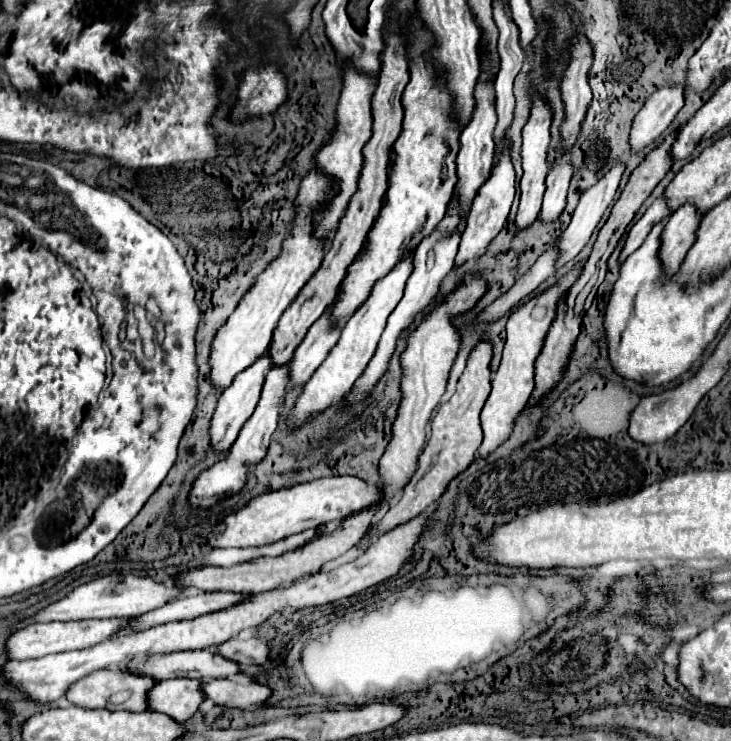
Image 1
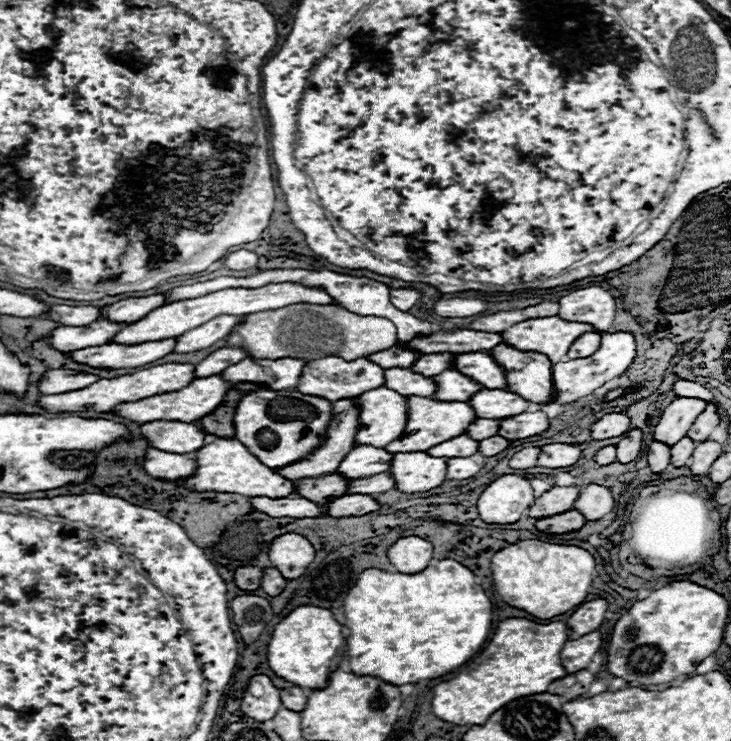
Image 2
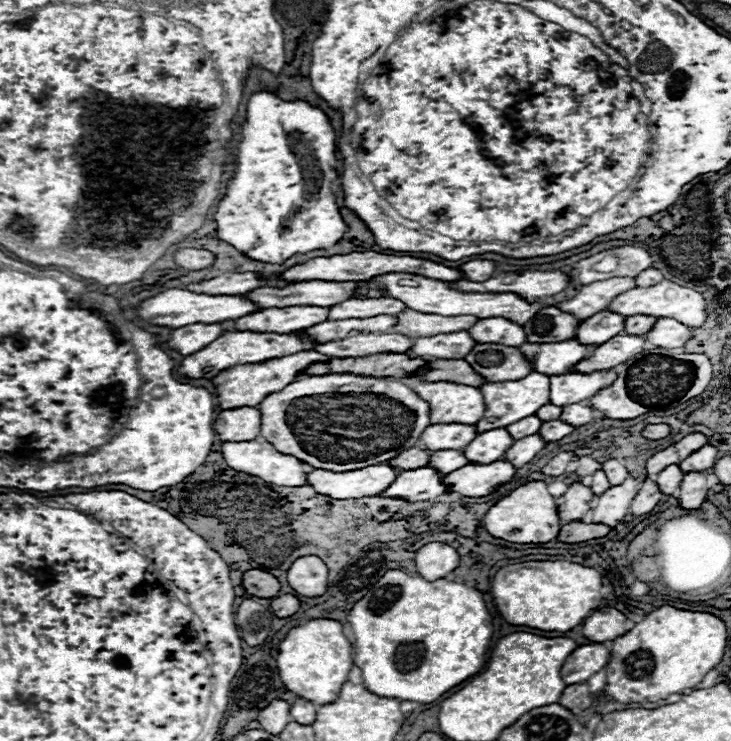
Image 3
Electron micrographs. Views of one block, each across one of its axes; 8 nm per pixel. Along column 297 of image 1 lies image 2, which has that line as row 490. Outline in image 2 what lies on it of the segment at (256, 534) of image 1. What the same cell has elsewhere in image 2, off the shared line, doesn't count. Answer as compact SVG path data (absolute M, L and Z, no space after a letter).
M504 474L482 492L476 508L486 524L514 524L534 500L536 496L530 480L516 474Z

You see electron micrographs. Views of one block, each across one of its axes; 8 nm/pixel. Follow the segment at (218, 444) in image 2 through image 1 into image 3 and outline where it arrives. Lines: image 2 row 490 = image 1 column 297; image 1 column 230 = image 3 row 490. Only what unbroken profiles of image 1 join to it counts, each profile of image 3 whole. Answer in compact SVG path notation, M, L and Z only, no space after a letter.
M374 464L360 470L348 472L324 472L324 470L310 470L308 472L308 486L312 486L318 494L348 500L348 498L366 498L376 496L392 484L392 478L398 476L398 470L388 468L388 464Z

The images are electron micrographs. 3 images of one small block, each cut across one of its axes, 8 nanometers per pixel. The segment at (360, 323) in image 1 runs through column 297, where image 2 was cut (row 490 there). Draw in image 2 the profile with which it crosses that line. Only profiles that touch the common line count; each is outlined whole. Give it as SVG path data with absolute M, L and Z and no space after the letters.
M398 452L392 462L396 488L402 492L426 492L446 480L446 458L434 458L426 452Z

